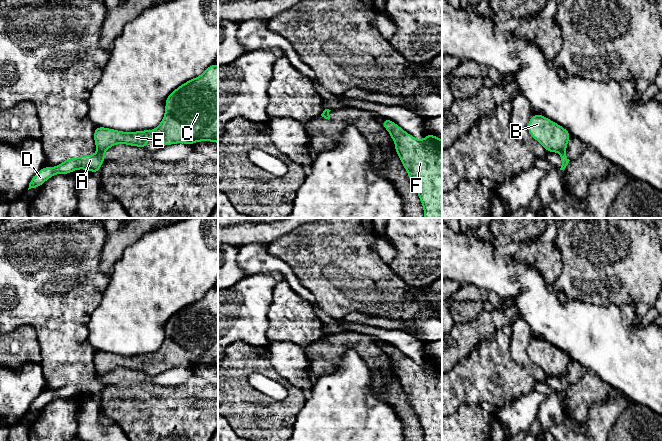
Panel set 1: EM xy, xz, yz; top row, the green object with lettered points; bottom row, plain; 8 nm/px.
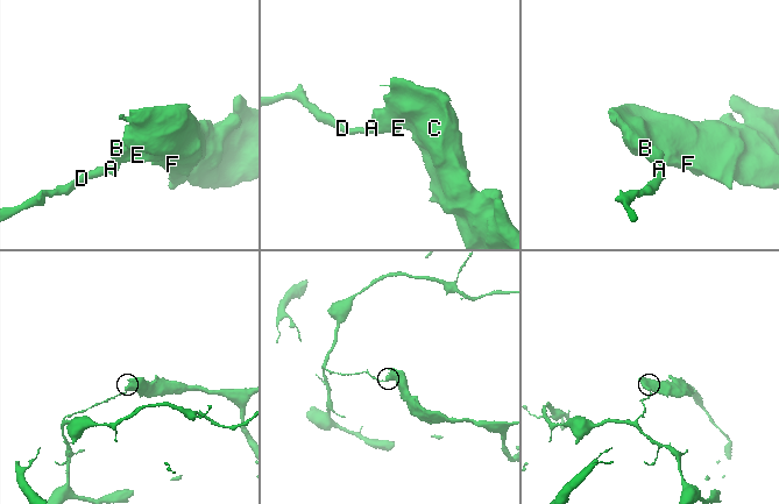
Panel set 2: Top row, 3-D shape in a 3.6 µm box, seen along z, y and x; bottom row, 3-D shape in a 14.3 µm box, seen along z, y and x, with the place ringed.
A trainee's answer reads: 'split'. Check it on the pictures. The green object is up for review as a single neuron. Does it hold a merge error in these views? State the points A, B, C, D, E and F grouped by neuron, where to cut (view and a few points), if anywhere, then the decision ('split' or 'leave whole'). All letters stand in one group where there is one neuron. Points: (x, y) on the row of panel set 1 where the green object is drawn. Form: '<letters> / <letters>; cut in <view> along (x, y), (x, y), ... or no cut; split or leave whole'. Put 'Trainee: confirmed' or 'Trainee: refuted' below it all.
A D / B C E F; cut in xy along (104, 150), (98, 152); split
Trainee: confirmed

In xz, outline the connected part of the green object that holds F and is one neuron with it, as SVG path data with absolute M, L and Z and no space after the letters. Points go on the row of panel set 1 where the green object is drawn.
M383 118L383 127L394 140L395 150L418 192L424 208L424 218L442 218L442 140L430 134L426 134L424 140L418 140L386 118Z

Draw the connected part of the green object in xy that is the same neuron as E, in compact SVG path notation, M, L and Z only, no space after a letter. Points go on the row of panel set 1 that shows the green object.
M214 63L205 72L175 89L166 99L166 110L162 122L155 128L137 132L121 132L114 129L96 127L94 141L98 152L115 144L147 148L147 141L157 132L159 145L175 143L194 144L198 141L218 143L218 66Z

